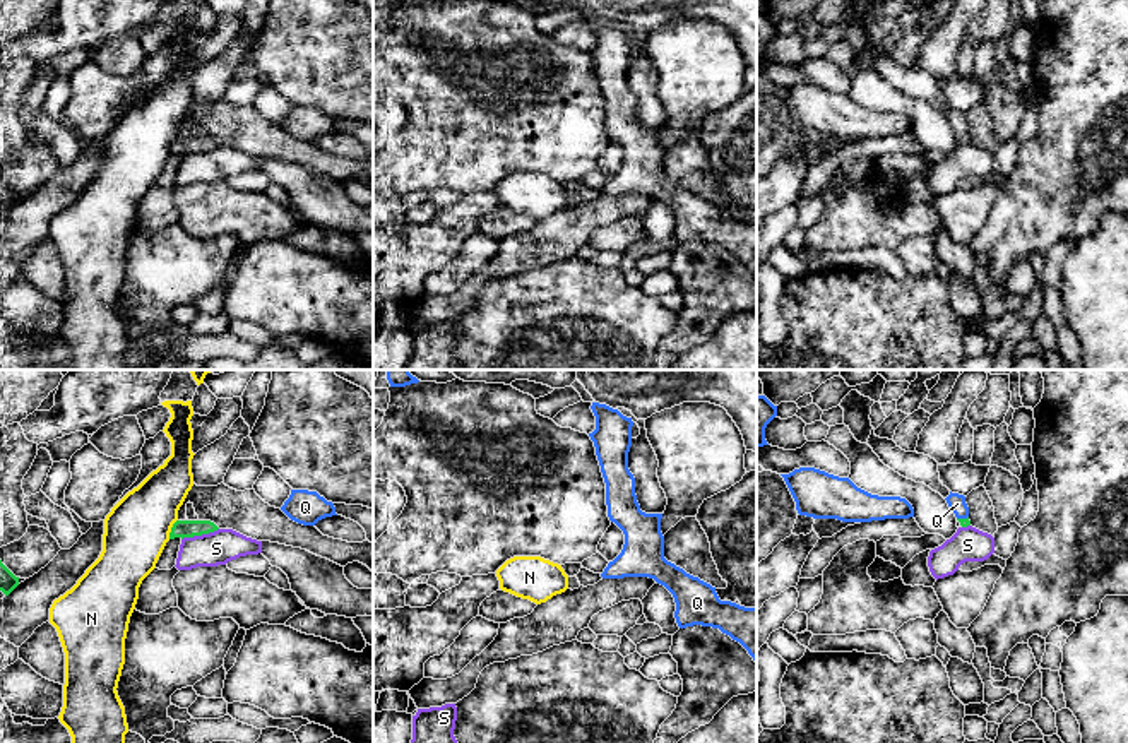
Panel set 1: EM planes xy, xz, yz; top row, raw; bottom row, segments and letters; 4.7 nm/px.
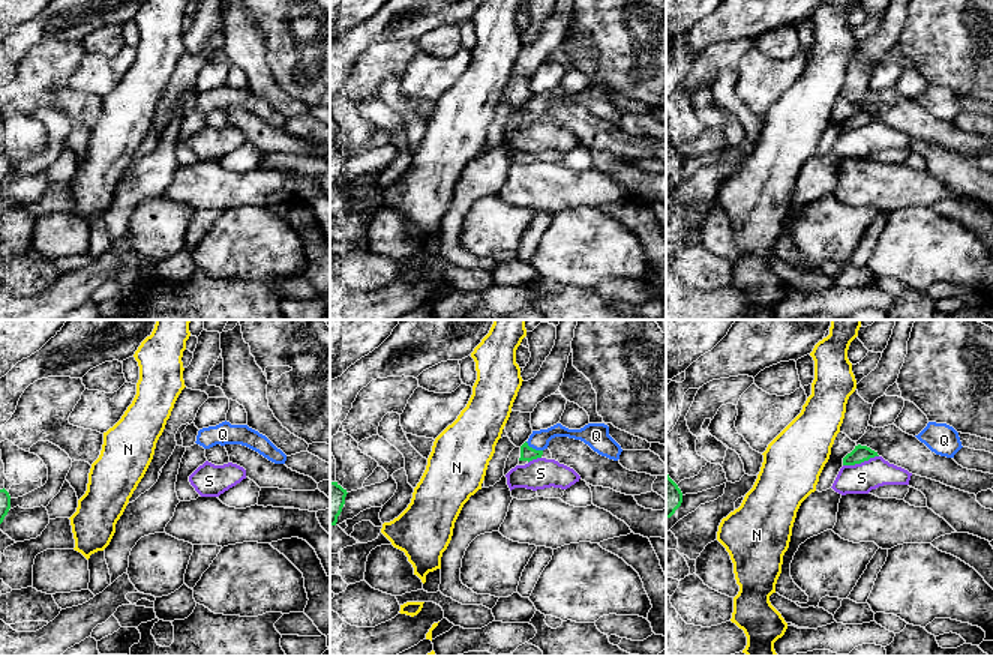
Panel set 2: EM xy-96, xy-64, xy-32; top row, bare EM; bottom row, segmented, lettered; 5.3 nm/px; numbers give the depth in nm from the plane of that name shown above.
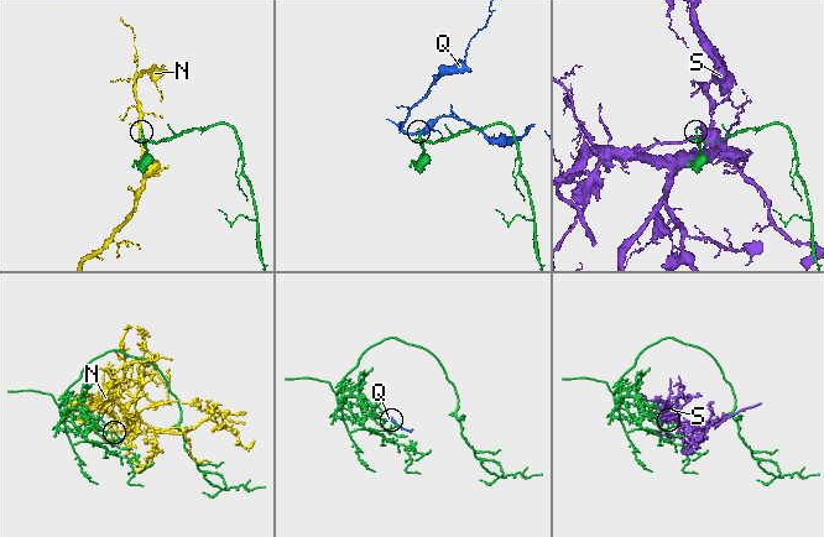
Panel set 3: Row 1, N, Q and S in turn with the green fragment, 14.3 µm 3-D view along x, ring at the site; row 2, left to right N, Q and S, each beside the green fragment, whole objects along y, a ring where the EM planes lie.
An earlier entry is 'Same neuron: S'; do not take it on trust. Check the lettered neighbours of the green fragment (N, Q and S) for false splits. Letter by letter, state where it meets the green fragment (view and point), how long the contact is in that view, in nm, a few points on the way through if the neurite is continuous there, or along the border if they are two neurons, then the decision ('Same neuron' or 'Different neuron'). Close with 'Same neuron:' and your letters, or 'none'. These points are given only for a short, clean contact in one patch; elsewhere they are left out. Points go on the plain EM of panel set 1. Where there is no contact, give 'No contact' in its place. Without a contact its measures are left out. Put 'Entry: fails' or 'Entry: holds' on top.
Entry: fails
N: Touches green at xy (172, 146). Shared border 100 nm. Boundary: xy (177, 136), (168, 154). Different neuron
Q: Touches green at yz (962, 136). Shared border 60 nm. Boundary: yz (967, 132), (957, 136). Different neuron
S: Touches green at xy (199, 151). Shared border 190 nm. Different neuron
Same neuron: none

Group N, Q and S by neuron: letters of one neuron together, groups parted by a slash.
N / Q / S

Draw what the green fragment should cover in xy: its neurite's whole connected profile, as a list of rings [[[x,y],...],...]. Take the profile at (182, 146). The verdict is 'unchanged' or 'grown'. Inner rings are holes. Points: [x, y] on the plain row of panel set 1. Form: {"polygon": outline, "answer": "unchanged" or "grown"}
{"polygon": [[[176,137],[171,144],[169,156],[202,152],[217,146],[219,144],[211,137]]], "answer": "unchanged"}

